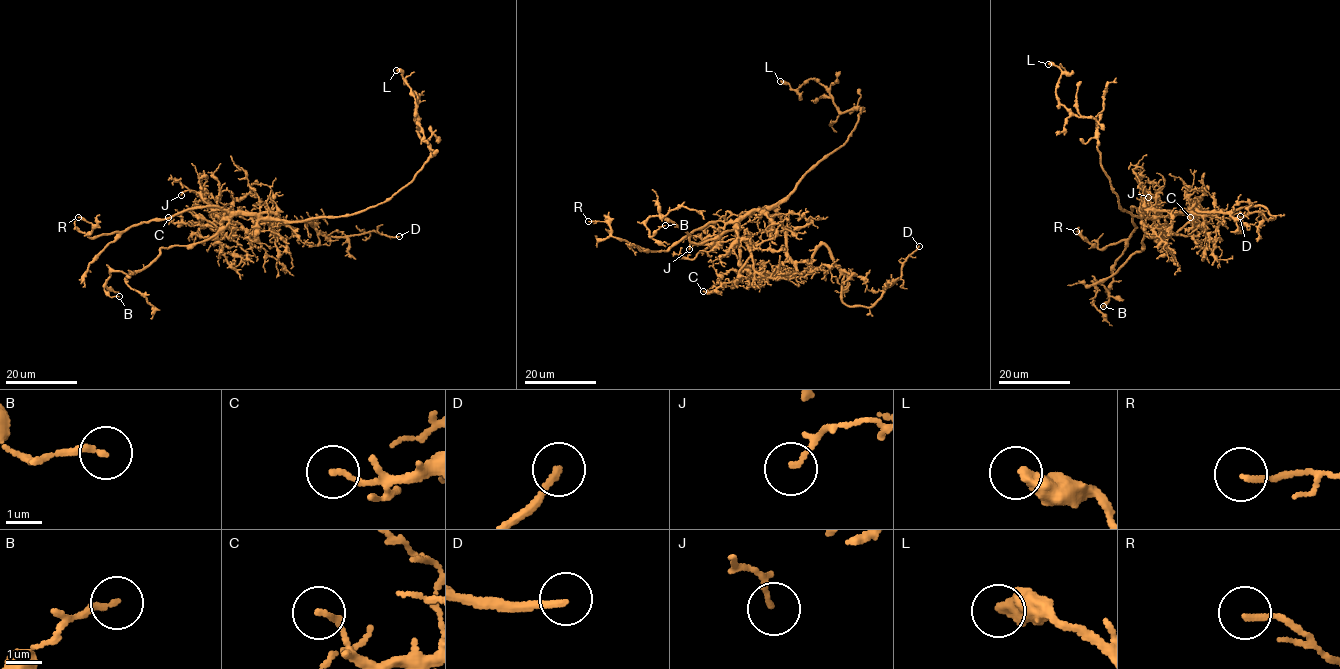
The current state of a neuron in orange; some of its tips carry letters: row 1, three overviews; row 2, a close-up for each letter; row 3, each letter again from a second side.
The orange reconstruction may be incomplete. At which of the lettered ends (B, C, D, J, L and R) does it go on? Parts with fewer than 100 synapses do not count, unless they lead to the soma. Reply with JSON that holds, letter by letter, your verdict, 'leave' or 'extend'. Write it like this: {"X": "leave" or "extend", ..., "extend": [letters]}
{"B": "leave", "C": "leave", "D": "extend", "J": "leave", "L": "leave", "R": "leave", "extend": ["D"]}

